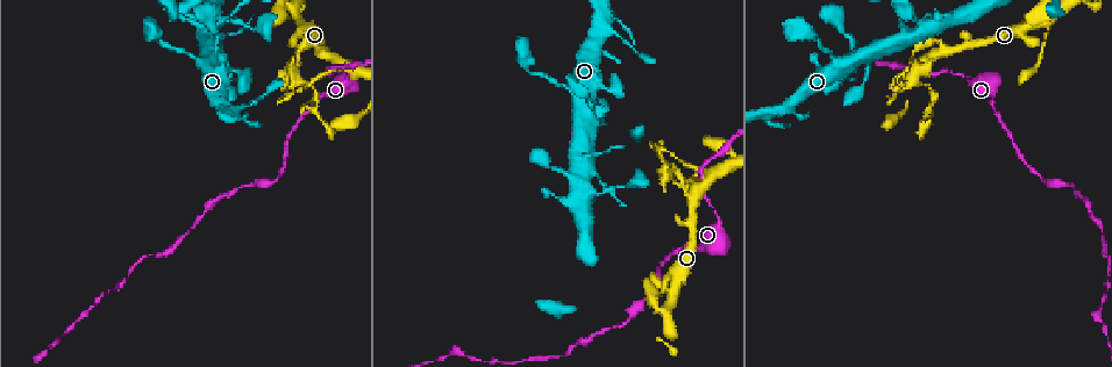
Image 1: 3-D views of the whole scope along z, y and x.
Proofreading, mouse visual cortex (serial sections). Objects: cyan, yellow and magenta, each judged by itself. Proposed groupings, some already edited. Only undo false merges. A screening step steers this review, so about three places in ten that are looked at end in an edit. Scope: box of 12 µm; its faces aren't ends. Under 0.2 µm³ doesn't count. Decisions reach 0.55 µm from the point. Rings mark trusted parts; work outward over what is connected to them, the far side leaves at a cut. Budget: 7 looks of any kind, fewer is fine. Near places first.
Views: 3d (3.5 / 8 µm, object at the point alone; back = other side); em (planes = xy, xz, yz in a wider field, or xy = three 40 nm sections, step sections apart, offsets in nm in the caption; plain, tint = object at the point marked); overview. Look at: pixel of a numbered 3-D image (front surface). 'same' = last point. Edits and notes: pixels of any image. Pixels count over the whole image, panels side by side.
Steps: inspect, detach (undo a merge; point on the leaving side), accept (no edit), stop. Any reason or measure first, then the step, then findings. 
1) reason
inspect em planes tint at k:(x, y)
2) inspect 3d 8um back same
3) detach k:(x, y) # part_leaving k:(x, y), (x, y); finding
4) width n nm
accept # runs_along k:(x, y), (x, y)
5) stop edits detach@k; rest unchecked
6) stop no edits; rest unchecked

abrupt turn
inspect 3d 8um at 1:(917, 36)

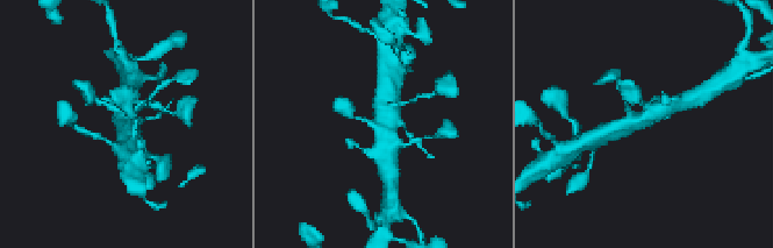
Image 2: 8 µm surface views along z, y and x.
inspect 3d 3.5um back at 2:(389, 119)

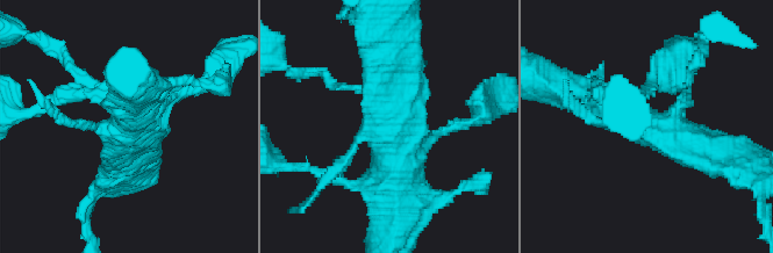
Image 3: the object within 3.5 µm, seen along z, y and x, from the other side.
now the EM
inspect em planes tint at 3:(388, 132)

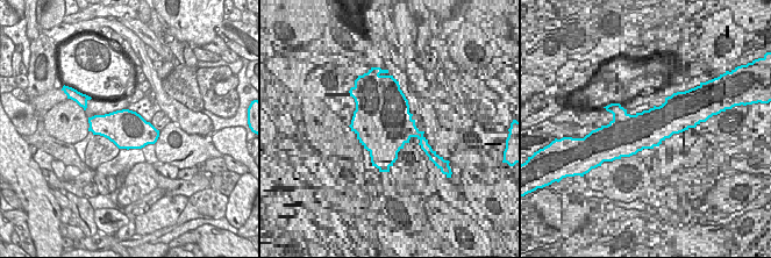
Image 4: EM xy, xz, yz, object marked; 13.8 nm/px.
accept # runs_along 3:(737, 158), (644, 127), (596, 101); continuous, no second cell

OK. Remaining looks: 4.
inspect 3d 3.5um at 1:(340, 73)

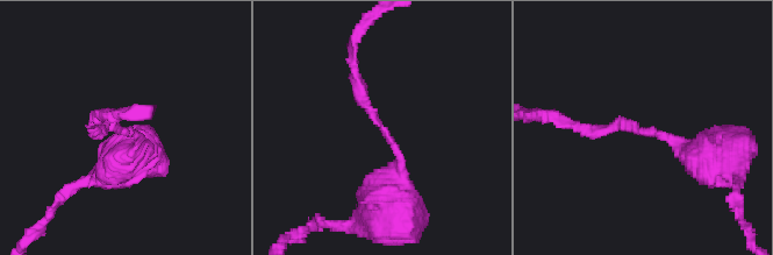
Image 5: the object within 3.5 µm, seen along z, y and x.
inspect em xy step 1 tint at 5:(122, 133)

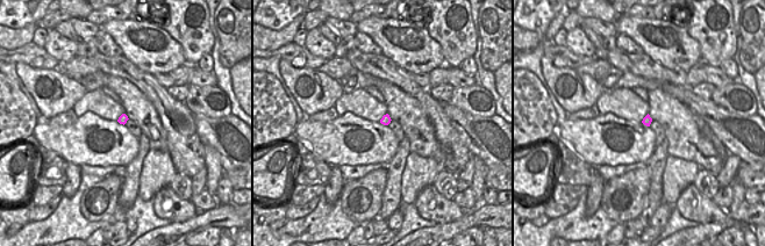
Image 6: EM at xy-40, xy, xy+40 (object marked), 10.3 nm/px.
arm_widths 150, 200 nm
accept # runs_along 5:(386, 185), (400, 158), (353, 65); continuous, no second cell

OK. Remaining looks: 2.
stop no edits; rest unchecked

